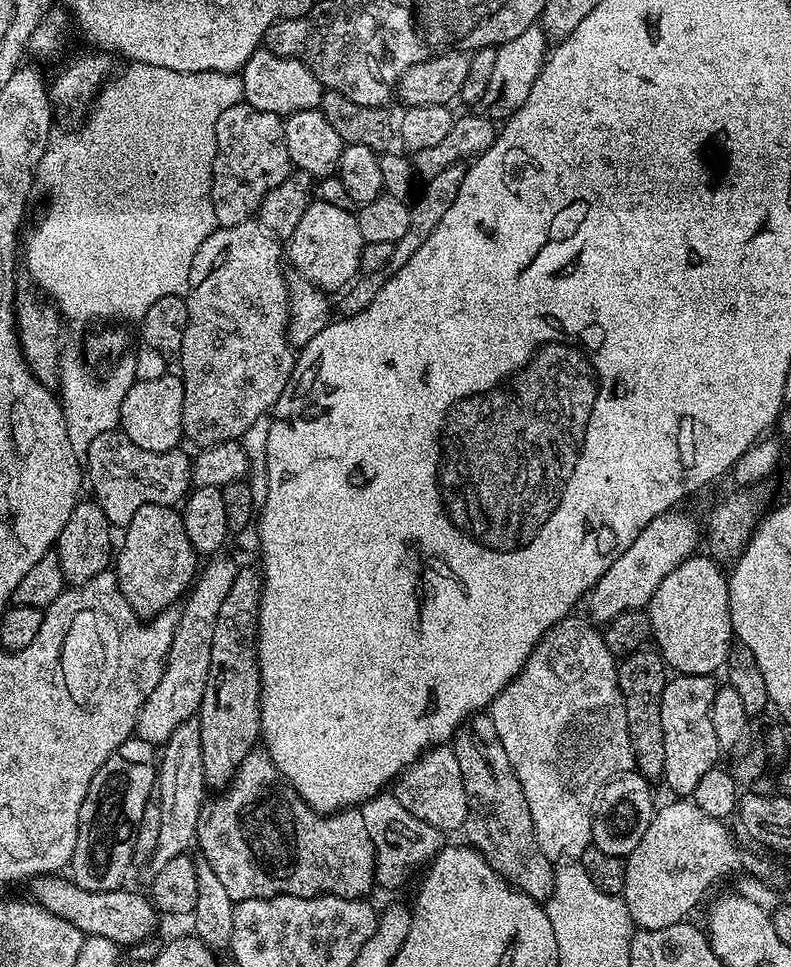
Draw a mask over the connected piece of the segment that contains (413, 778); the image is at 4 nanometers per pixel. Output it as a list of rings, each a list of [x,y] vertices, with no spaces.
[[[450,746],[429,748],[419,760],[404,769],[394,781],[394,795],[414,818],[430,822],[430,826],[445,834],[459,833],[463,829],[468,813],[466,786],[462,782],[462,766],[458,766],[458,758]]]

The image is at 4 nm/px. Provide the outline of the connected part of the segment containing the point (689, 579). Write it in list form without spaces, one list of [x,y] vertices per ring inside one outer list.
[[[693,554],[654,590],[646,609],[652,627],[651,639],[665,665],[682,676],[712,676],[728,663],[728,654],[734,647],[730,622],[728,576],[711,555]]]

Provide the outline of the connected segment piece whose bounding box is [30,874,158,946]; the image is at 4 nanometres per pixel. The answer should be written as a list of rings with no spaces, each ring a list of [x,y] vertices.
[[[64,874],[38,876],[31,884],[30,896],[35,903],[50,910],[50,914],[70,922],[70,926],[74,926],[85,936],[102,936],[110,938],[110,942],[118,946],[131,946],[153,935],[152,927],[156,924],[158,912],[147,895],[127,892],[127,887],[124,886],[109,892],[82,890]]]

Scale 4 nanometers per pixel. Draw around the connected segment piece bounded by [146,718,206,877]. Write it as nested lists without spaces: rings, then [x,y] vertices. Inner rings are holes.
[[[193,718],[182,722],[174,734],[162,746],[158,756],[158,803],[162,814],[162,826],[158,833],[158,844],[154,854],[147,860],[147,875],[152,877],[166,862],[185,855],[196,842],[196,827],[200,810],[206,803],[206,785],[202,770],[202,738],[200,721]],[[160,796],[160,797],[159,797]]]

